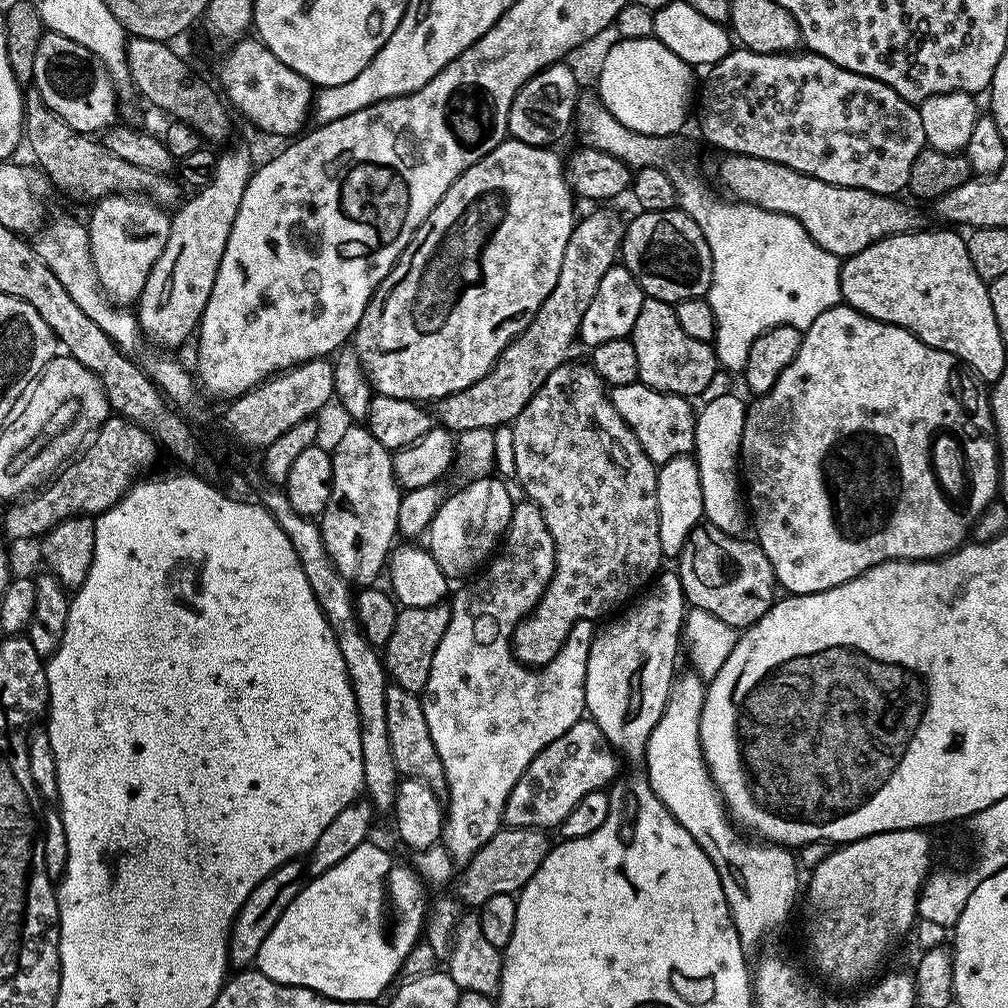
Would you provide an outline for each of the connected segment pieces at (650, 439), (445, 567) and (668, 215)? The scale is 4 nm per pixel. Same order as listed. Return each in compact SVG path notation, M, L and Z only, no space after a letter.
M639 382L612 388L610 395L614 410L622 414L626 426L630 426L642 450L646 450L656 465L670 462L670 458L675 456L689 455L695 449L696 412L685 397L659 392Z
M494 477L471 479L464 488L445 497L429 528L429 552L450 580L473 575L493 555L507 533L516 504L507 486Z
M679 210L670 212L641 211L631 221L627 221L622 245L622 263L634 274L634 278L642 286L645 297L661 300L675 306L686 298L704 298L708 295L708 287L712 285L712 255L710 246L706 246L706 238L702 230L698 230L698 222Z

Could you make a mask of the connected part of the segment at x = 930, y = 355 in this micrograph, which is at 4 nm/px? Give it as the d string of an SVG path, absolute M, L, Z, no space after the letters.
M837 306L818 314L818 318L814 318L811 326L803 329L803 334L802 346L798 350L798 354L794 354L794 362L790 362L790 366L786 366L786 370L782 370L782 374L778 374L778 382L774 382L774 386L766 395L755 397L751 401L753 404L749 403L747 405L748 413L746 414L746 422L742 426L742 442L740 443L742 484L746 489L746 504L750 509L750 520L754 528L756 524L754 536L759 543L760 549L766 554L766 558L770 558L770 566L774 566L777 585L785 593L793 596L805 596L822 590L830 590L834 586L842 586L842 582L850 582L854 578L858 578L858 574L862 574L887 560L939 560L940 557L947 556L949 552L956 551L969 539L971 530L976 525L976 519L983 514L984 507L991 504L998 496L1000 454L996 442L996 427L992 425L992 405L989 393L985 389L983 392L979 388L981 385L978 383L977 377L965 365L961 364L960 359L954 354L932 348L926 342L919 340L908 328L899 328L893 324L875 320L847 306Z

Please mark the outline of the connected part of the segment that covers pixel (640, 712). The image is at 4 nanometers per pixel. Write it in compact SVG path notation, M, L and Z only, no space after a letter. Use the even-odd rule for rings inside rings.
M676 570L661 571L655 577L655 583L656 589L649 596L641 595L628 606L633 608L625 607L619 615L595 631L587 656L585 709L590 711L590 719L596 723L598 730L606 734L610 746L625 761L640 762L644 759L650 734L654 726L658 726L658 718L662 718L672 692L677 671L676 648L678 652L682 644L686 601L680 573ZM596 696L612 696L612 708L594 709Z

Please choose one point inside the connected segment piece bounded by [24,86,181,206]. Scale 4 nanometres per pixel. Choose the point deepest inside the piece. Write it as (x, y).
(76, 161)

